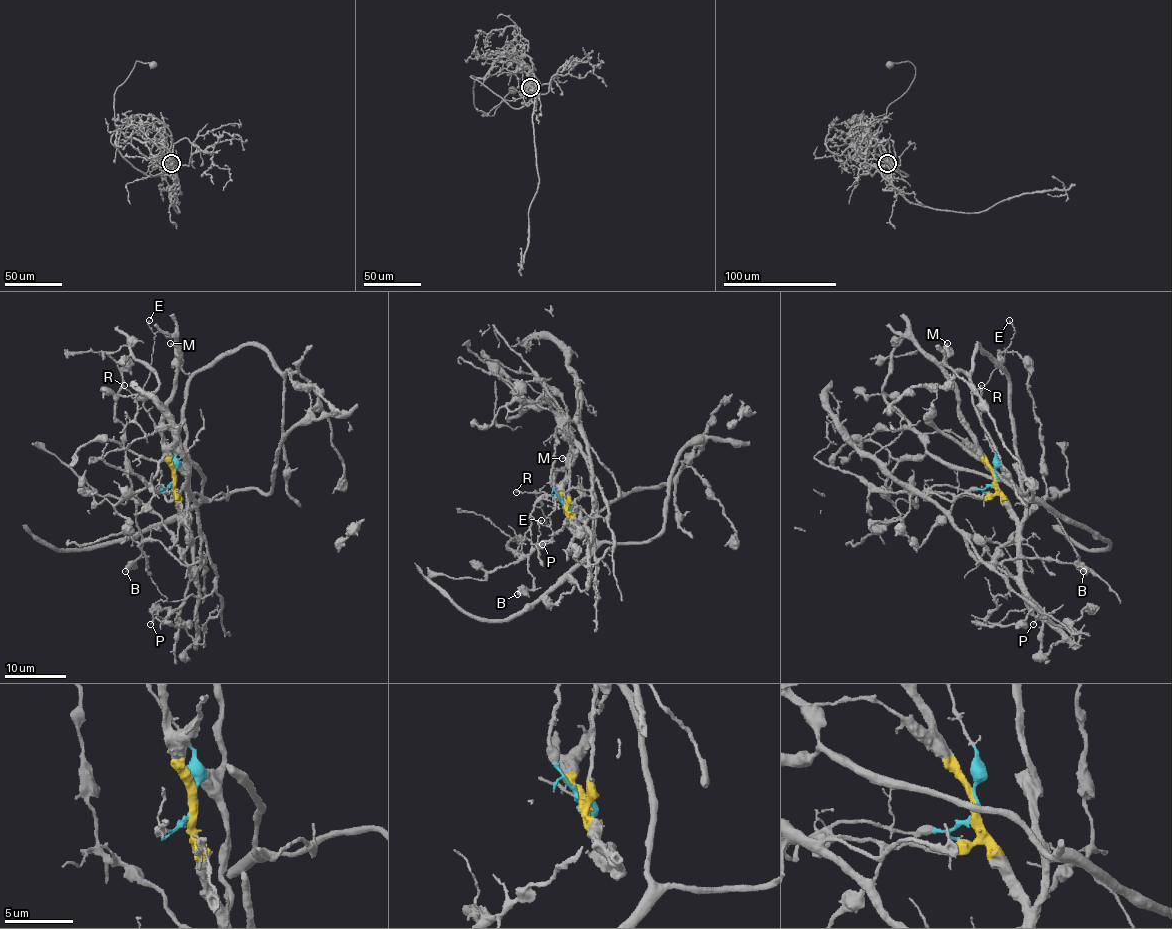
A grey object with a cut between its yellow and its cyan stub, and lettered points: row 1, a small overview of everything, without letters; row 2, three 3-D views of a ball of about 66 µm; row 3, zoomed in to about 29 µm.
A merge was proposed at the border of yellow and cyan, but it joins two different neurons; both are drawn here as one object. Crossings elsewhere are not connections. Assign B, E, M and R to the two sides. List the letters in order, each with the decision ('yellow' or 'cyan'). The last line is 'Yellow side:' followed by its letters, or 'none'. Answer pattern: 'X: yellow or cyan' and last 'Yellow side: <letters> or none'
B: yellow
E: cyan
M: yellow
R: cyan
Yellow side: B, M

